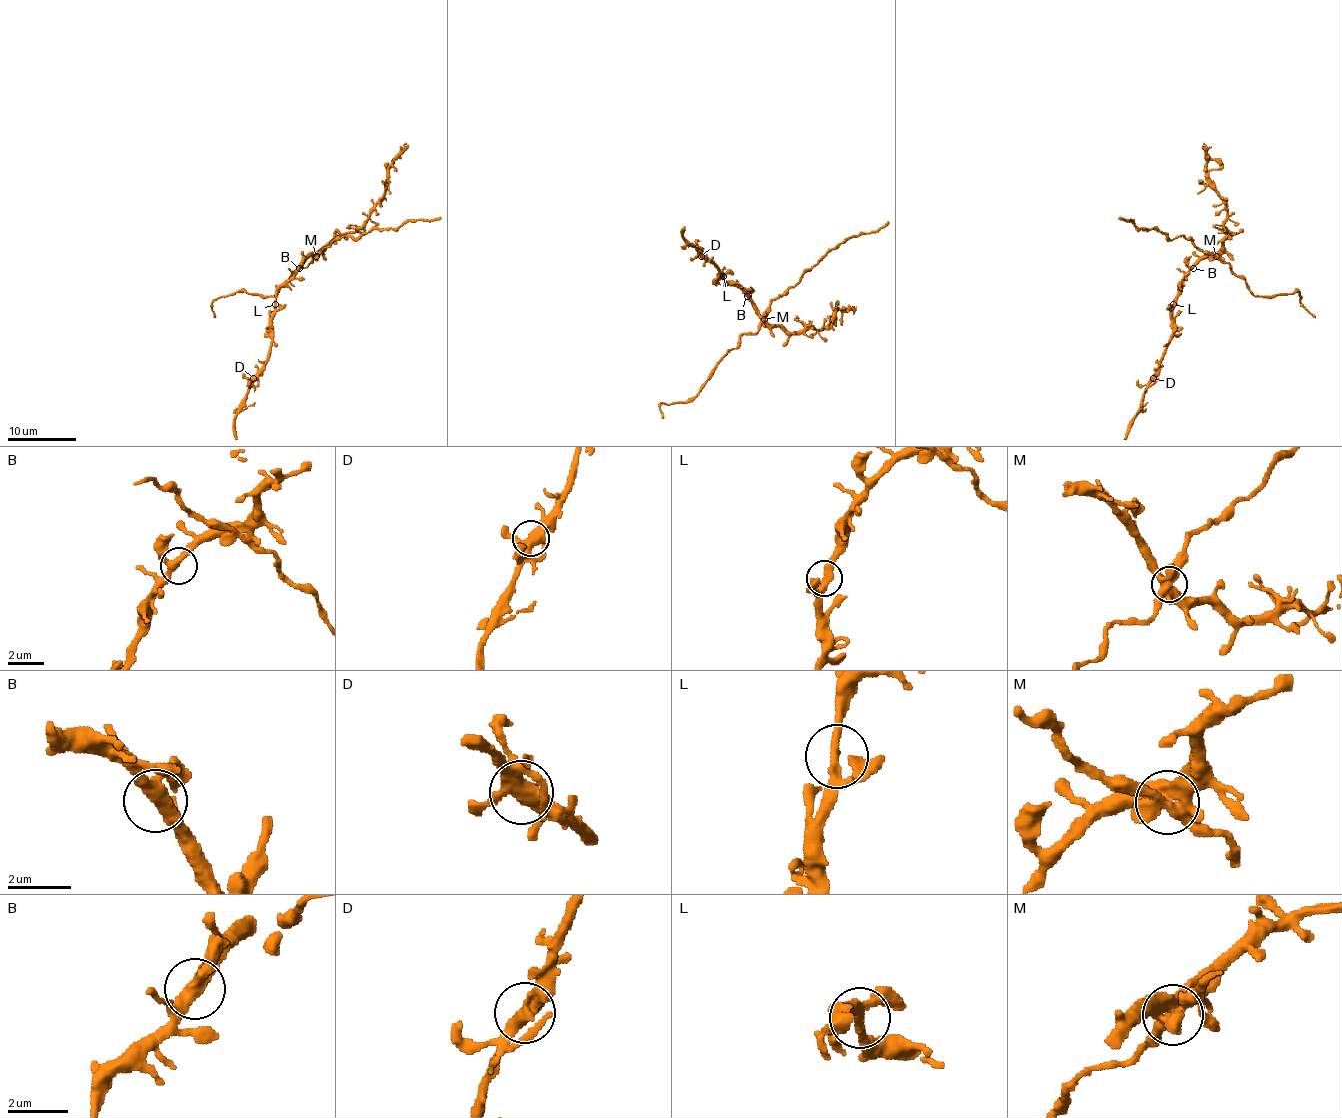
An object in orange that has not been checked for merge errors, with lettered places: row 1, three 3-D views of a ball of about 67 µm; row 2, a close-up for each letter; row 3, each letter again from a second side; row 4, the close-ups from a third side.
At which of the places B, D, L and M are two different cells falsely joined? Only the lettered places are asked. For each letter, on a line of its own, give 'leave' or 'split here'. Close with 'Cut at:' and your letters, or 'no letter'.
B: leave
D: leave
L: leave
M: split here
Cut at: M

